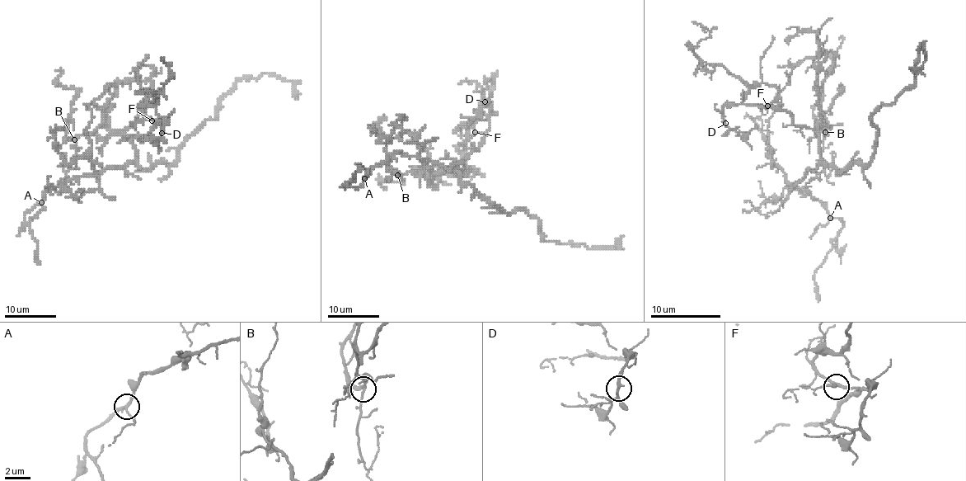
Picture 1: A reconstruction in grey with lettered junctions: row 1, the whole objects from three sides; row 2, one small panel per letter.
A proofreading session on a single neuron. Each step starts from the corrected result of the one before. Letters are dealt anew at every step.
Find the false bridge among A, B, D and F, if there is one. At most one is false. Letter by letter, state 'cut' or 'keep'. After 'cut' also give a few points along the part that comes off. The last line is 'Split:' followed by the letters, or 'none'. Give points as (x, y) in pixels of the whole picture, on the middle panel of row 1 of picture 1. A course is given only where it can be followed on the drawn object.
A: keep
B: keep
D: keep
F: keep
Split: none

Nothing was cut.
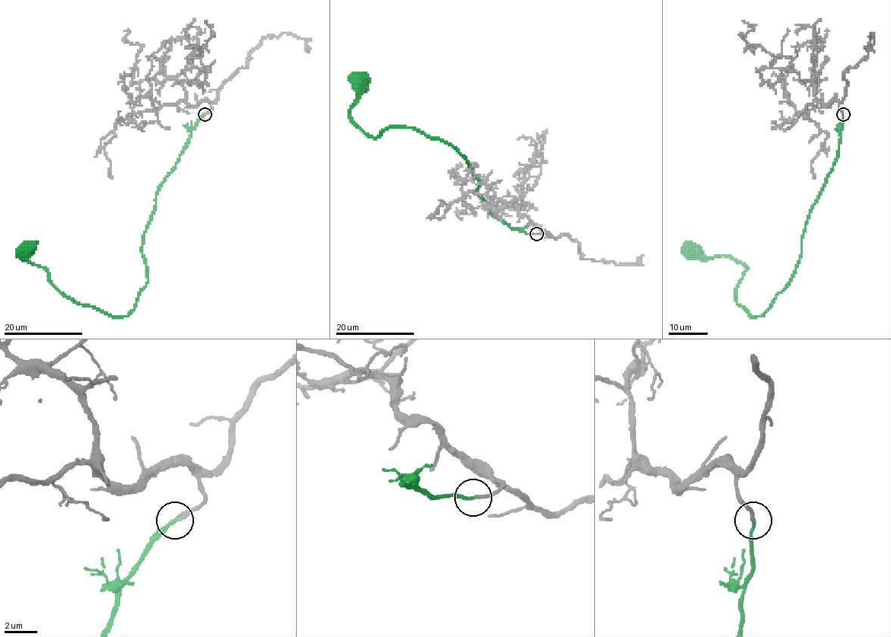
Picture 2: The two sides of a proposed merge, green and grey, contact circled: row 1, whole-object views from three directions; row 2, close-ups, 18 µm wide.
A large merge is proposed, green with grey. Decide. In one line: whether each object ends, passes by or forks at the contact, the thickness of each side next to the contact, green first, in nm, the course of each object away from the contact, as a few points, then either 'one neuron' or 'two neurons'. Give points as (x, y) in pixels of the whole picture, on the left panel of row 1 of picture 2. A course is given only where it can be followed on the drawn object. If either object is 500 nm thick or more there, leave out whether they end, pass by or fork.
green ends; grey ends; calibres 200 and 190 nm; course green (204, 113), (158, 189), (142, 240), (147, 281), (126, 315), (74, 301), (17, 256), (27, 250); course grey (204, 113), (211, 105), (199, 101), (189, 106), (183, 83), (204, 69), (190, 61), (212, 36), (205, 21); one neuron

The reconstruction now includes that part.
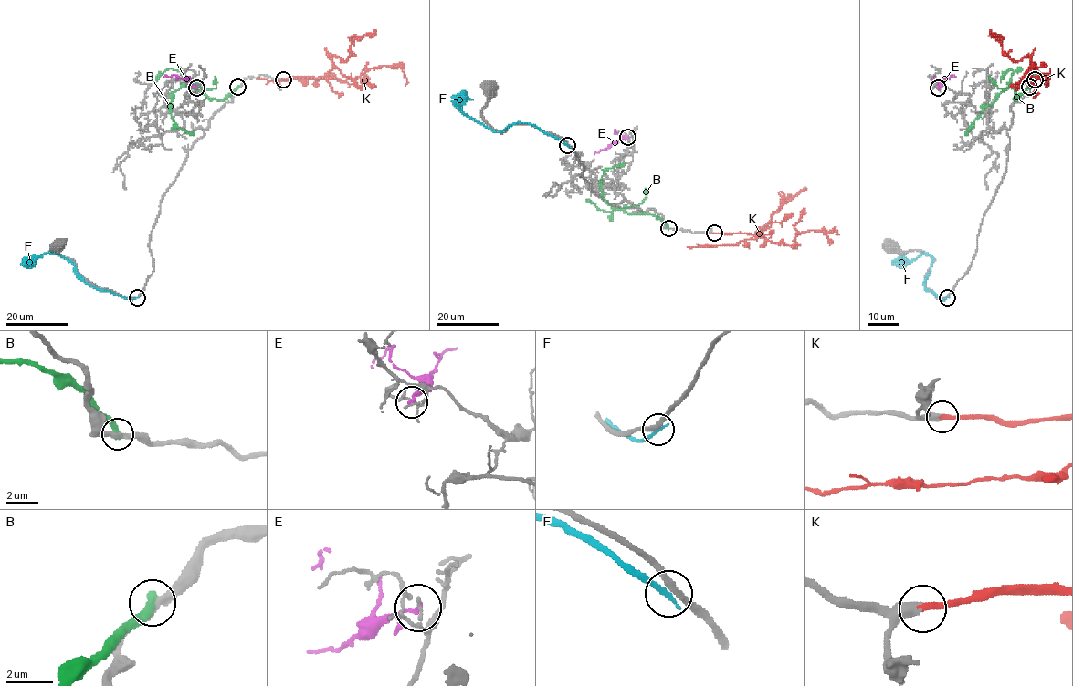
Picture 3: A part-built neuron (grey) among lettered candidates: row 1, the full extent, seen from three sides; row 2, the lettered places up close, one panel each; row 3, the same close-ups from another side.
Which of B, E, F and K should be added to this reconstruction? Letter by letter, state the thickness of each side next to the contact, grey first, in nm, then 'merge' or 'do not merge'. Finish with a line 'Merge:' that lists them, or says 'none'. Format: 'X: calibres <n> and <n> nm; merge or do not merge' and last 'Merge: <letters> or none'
B: calibres 320 and 420 nm; do not merge
E: calibres 100 and 170 nm; do not merge
F: calibres 200 and 240 nm; do not merge
K: calibres 440 and 300 nm; merge
Merge: K

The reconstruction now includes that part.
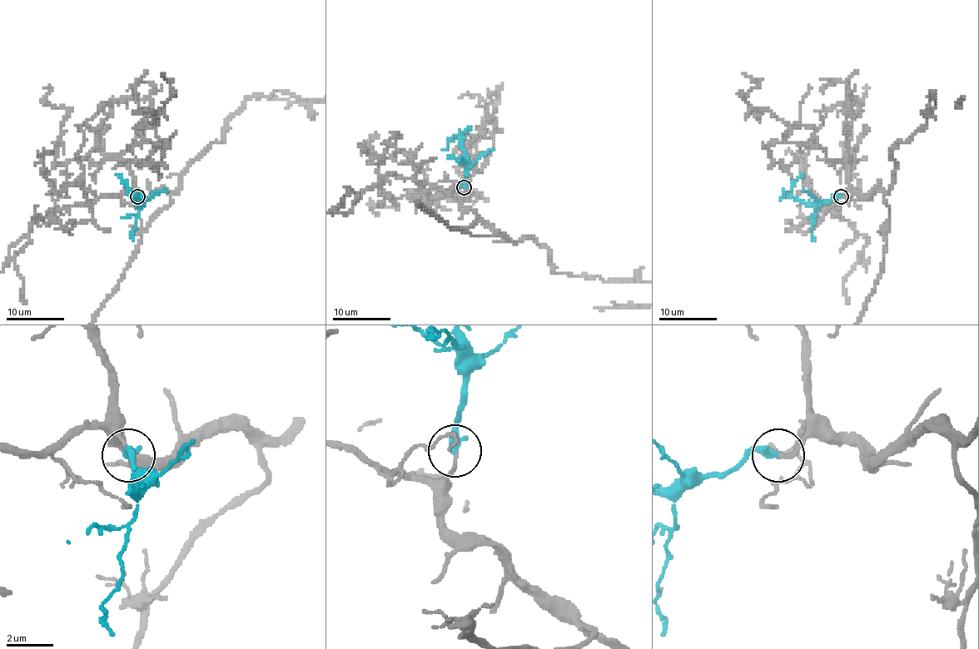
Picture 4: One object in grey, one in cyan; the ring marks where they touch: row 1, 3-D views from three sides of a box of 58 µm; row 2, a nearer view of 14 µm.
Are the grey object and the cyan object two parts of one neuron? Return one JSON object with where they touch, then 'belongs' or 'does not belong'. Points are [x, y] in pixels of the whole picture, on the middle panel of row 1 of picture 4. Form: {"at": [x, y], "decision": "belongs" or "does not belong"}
{"at": [464, 187], "decision": "belongs"}

